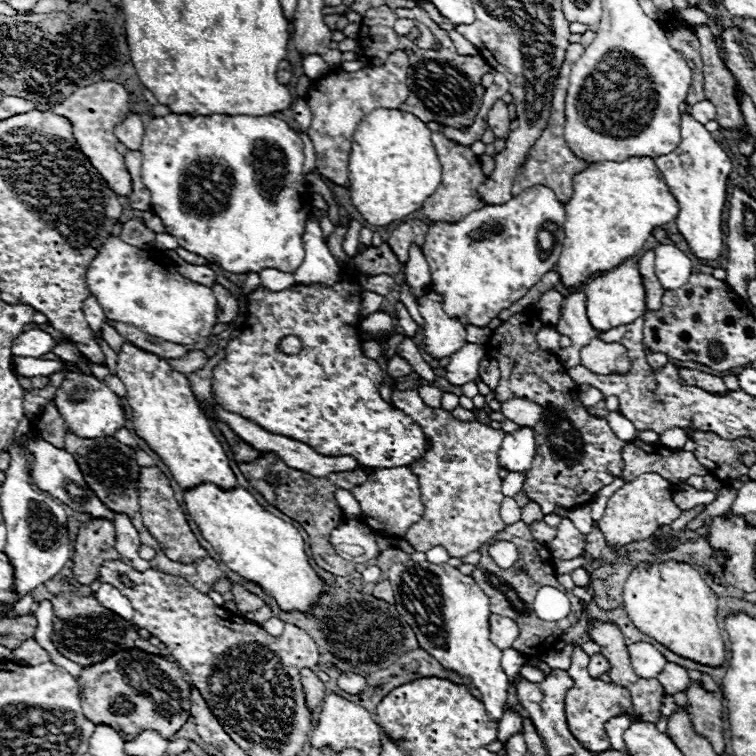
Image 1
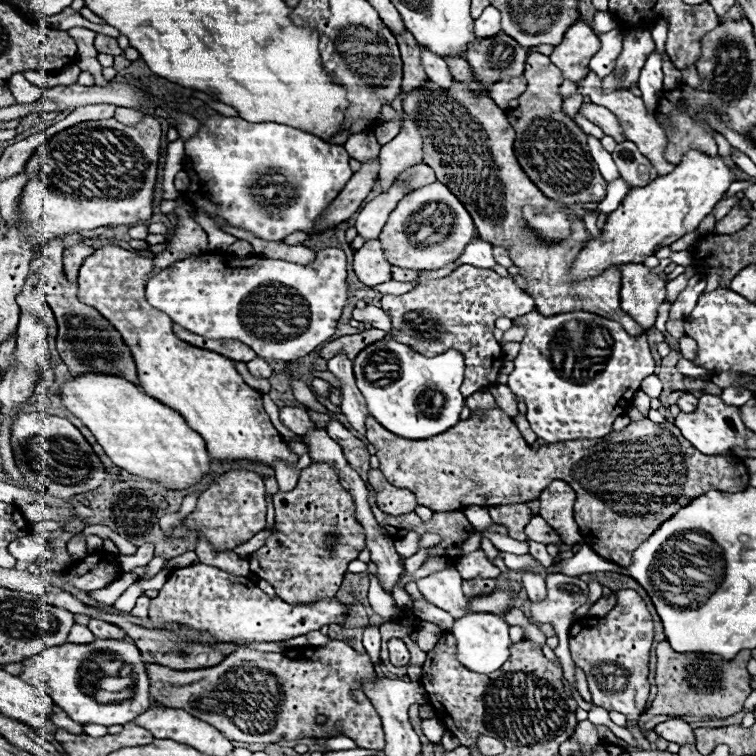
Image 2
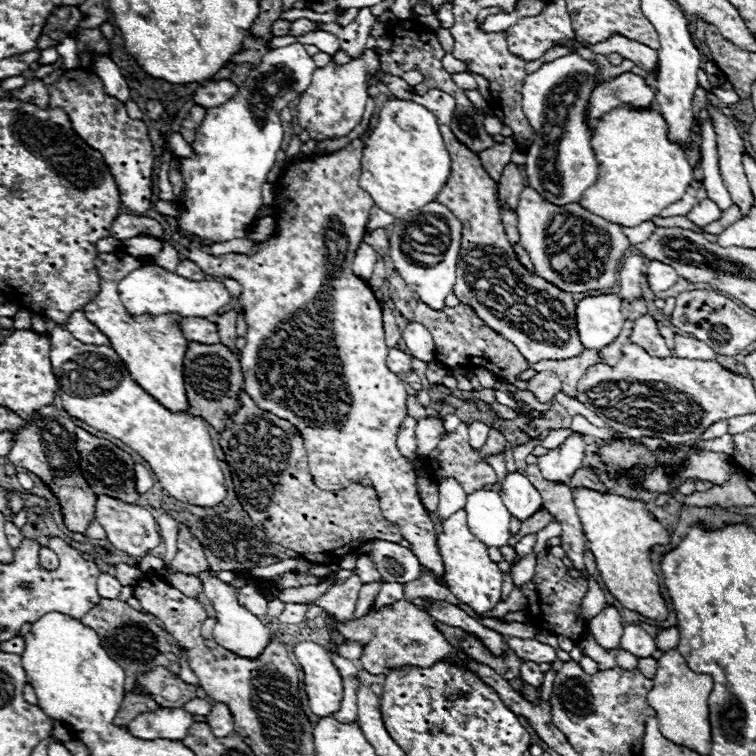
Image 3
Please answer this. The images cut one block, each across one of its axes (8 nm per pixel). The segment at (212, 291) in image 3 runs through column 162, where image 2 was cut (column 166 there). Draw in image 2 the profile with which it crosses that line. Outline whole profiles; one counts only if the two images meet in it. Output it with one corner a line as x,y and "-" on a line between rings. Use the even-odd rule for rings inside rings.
326,248
316,252
312,264
296,264
258,256
230,256
228,262
226,254
192,256
168,266
152,280
148,280
146,300
192,334
210,340
240,340
248,344
260,358
288,362
306,356
334,334
348,300
346,256
340,248

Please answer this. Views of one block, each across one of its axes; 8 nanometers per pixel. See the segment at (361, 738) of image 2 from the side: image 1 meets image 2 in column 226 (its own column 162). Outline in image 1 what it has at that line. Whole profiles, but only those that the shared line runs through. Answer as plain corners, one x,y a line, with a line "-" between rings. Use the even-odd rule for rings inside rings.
128,648
112,654
94,666
84,666
80,684
80,702
84,716
92,724
108,724
122,734
140,734
148,728
160,732
160,736
174,736
190,718
190,682
176,662
164,656
152,656
138,648

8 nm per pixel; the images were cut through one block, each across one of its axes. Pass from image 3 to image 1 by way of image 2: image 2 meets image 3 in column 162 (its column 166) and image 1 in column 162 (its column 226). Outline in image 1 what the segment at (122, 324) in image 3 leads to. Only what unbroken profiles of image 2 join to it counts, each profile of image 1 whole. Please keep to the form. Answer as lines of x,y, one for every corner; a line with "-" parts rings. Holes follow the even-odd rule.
124,342
118,356
116,376
128,390
134,432
160,456
182,490
190,490
204,482
216,484
222,490
238,488
238,480
228,464
228,456
212,434
210,420
198,406
198,400
184,374
172,370
164,358

